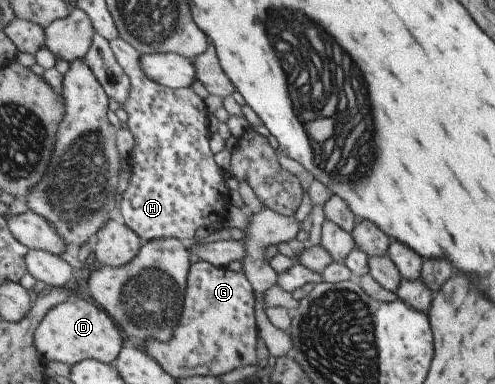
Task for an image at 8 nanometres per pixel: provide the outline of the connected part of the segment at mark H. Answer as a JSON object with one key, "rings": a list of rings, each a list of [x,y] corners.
{"rings":[[[122,38],[112,40],[111,46],[117,62],[129,75],[132,91],[129,100],[123,105],[129,119],[128,129],[136,140],[129,169],[133,179],[122,195],[120,211],[126,224],[143,243],[159,239],[176,238],[183,243],[191,243],[197,229],[207,225],[215,225],[227,220],[227,213],[231,207],[229,187],[223,177],[223,171],[215,163],[215,155],[209,145],[209,113],[205,101],[193,89],[180,88],[173,90],[155,81],[150,81],[140,67],[139,54],[135,47],[126,43]]]}

